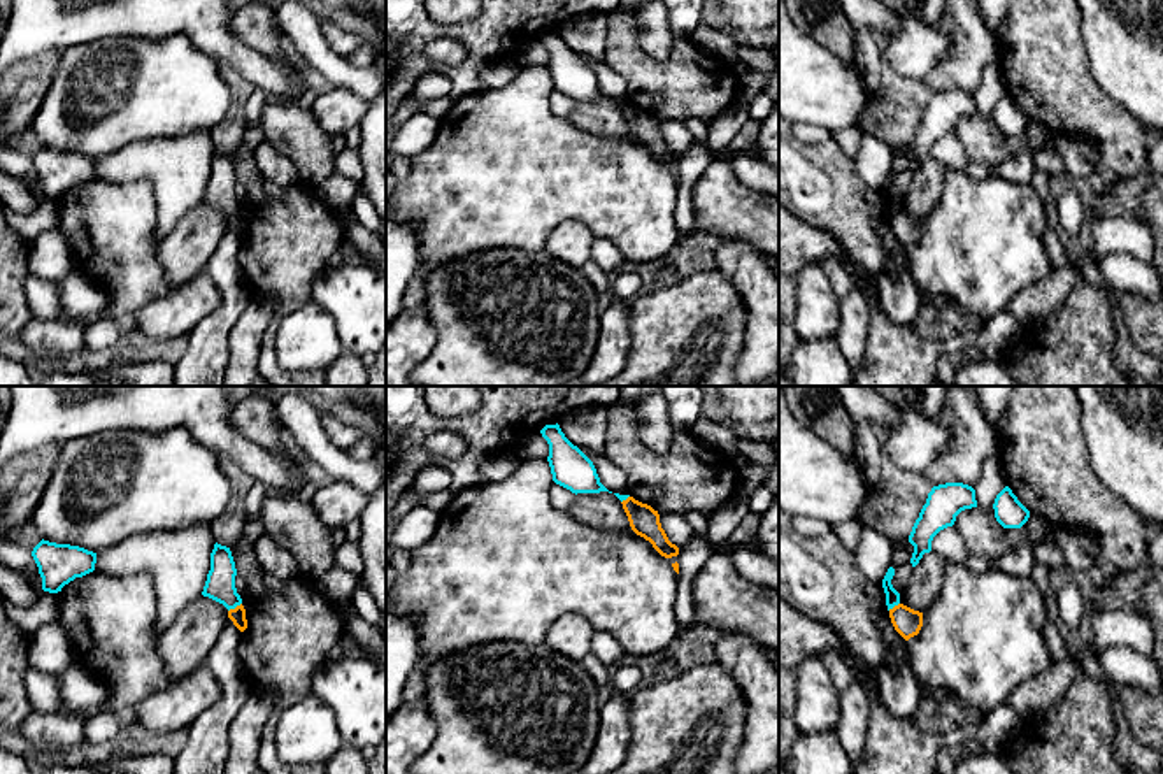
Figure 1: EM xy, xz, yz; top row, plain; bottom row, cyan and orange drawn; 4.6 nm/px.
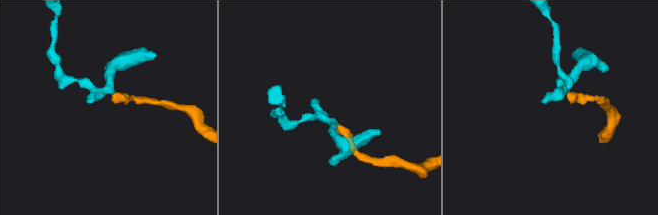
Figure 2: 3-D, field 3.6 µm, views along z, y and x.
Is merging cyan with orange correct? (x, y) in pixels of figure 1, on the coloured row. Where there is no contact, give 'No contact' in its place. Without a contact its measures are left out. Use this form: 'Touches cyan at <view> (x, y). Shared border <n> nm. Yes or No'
Touches cyan at xy (234, 608). Shared border 80 nm. No

